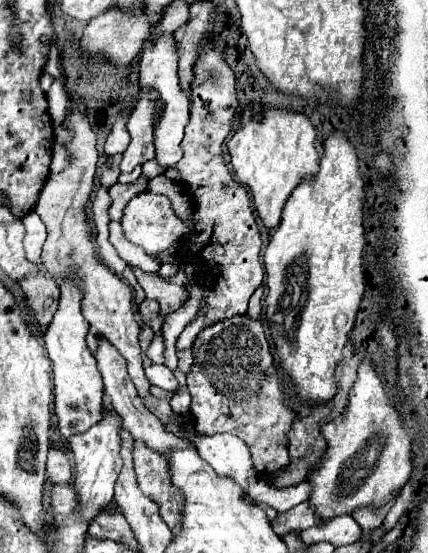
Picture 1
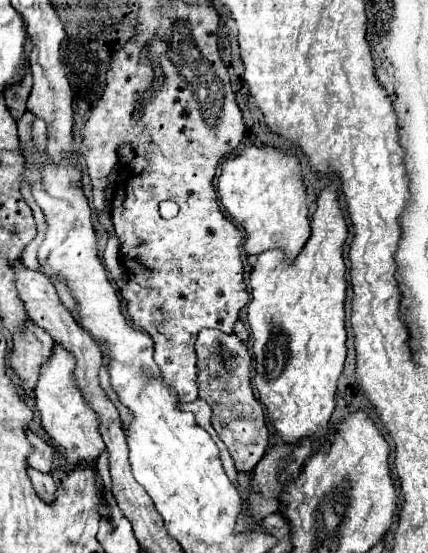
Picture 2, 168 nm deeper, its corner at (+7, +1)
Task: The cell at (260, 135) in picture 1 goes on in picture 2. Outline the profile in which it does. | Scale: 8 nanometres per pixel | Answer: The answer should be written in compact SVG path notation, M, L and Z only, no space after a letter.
M247 147L239 157L227 159L217 179L217 193L231 219L245 229L245 253L257 257L269 249L281 249L293 261L311 235L305 185L301 181L301 155L271 147Z

